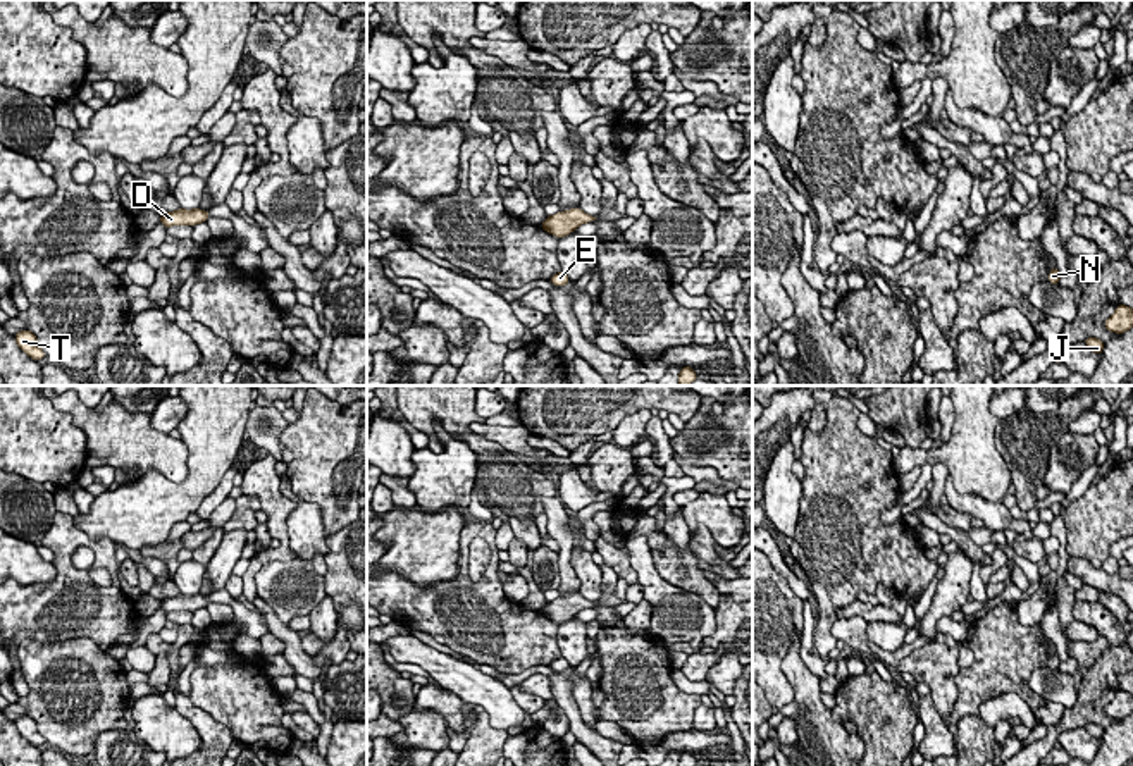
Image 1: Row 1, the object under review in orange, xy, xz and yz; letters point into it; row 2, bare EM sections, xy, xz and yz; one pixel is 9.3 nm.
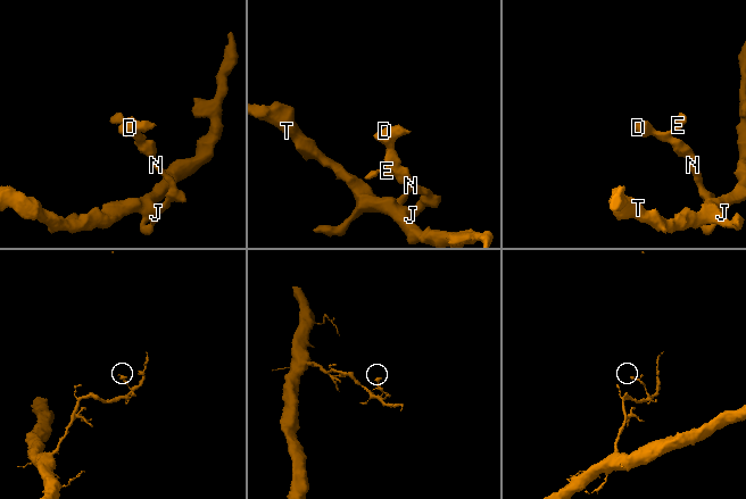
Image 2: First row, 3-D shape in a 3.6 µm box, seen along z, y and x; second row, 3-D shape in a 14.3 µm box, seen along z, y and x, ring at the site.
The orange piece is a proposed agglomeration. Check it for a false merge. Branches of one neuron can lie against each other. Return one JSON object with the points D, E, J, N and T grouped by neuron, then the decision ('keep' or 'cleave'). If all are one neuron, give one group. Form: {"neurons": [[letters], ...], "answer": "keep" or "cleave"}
{"neurons": [["D", "E", "J", "N", "T"]], "answer": "keep"}

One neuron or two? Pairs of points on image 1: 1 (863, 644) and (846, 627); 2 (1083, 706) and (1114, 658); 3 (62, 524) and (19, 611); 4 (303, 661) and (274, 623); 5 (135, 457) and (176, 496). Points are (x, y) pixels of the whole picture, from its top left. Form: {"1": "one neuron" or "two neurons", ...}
{"1": "one neuron", "2": "one neuron", "3": "one neuron", "4": "one neuron", "5": "two neurons"}

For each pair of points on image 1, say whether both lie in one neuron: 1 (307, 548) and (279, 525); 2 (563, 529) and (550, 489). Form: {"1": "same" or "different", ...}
{"1": "different", "2": "different"}

